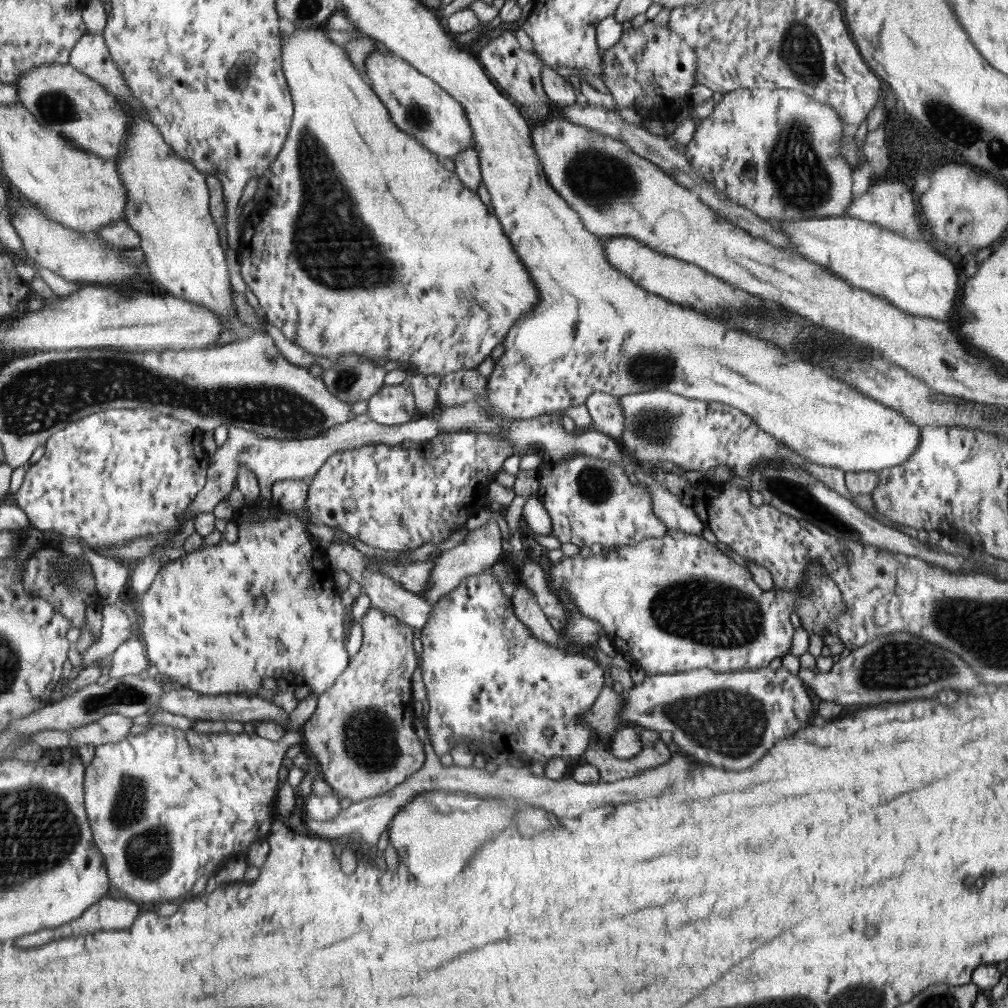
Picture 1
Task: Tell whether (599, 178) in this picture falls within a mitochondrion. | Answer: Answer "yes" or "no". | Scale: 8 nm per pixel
yes

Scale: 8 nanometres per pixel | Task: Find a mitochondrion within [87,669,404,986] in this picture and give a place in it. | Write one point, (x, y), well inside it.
(148, 852)

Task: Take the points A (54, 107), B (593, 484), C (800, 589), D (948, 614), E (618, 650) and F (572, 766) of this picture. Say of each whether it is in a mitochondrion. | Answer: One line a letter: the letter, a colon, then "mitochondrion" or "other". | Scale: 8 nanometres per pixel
A: mitochondrion
B: mitochondrion
C: other
D: mitochondrion
E: other
F: other

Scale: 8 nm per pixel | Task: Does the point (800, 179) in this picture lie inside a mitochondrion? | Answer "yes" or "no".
yes

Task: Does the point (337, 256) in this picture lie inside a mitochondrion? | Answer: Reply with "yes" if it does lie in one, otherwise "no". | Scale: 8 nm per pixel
yes

